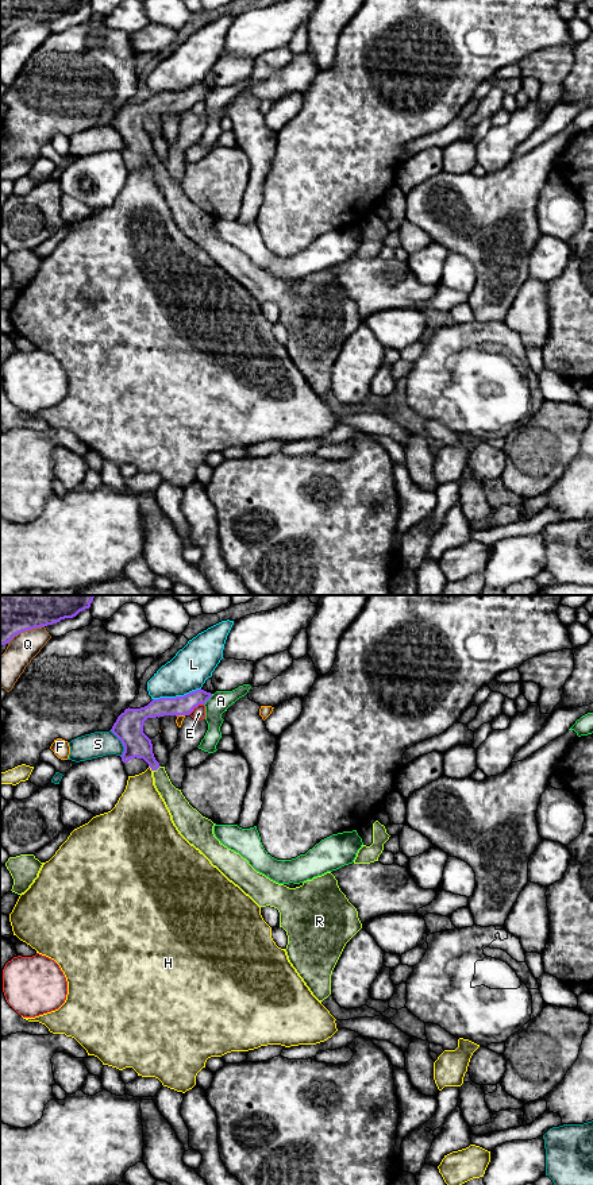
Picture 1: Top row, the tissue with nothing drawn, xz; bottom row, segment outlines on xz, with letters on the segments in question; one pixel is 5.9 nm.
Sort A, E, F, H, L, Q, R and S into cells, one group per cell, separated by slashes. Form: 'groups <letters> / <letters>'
groups A / E / F / H / L / Q / R / S

